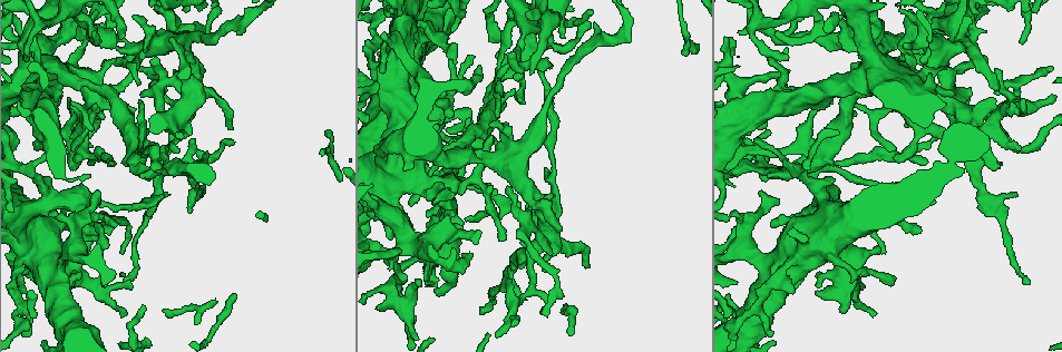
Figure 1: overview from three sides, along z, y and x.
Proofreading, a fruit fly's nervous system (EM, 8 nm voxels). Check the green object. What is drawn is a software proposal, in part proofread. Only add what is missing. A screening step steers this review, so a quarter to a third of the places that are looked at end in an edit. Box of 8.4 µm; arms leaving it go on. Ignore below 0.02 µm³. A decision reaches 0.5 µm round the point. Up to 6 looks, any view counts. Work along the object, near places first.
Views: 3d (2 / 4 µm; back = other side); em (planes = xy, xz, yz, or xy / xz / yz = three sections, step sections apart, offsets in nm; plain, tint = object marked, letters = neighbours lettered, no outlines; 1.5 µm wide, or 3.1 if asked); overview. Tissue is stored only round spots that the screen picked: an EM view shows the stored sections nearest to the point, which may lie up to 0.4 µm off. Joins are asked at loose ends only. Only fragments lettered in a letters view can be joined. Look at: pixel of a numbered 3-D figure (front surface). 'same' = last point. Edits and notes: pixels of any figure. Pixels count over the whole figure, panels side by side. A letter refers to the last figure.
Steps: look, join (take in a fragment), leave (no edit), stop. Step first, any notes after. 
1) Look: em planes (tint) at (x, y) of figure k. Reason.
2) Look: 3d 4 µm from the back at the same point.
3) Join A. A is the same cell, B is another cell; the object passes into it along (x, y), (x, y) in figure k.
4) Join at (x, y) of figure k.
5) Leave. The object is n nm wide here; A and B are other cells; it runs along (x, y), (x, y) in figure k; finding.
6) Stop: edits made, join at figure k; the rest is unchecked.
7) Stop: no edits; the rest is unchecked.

Look: em planes (letters) at (906, 127) of figure 1. Tapers out.

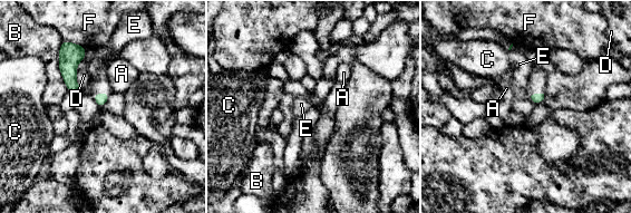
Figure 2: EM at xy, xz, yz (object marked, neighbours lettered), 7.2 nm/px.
Leave. A, B, C, D, E and F are other cells; a border runs along (93, 95), (99, 107) in figure 2; none of them fits.

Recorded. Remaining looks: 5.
Look: em planes (letters) at (501, 240) of figure 1. Thin end.

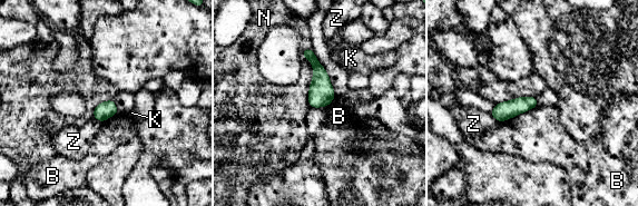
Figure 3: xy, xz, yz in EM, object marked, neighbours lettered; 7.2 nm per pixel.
Leave. B, K, N and Z are other cells; a border runs along (537, 105), (500, 123) in figure 3; no lettered fragment goes on from it.

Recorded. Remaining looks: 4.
Look: 3d 2 µm at (842, 311) of figure 1. Branch stops here.

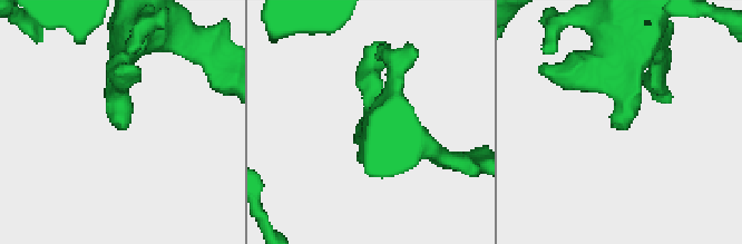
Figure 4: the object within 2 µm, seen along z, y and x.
Look: em planes (letters) at (620, 126) of figure 4. Shape alone is not enough.

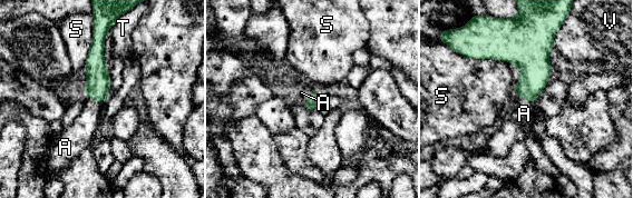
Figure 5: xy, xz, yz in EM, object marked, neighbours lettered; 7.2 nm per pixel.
Join A. A is the same cell, S, T and V are other cells; the object passes into it along (535, 68), (524, 99), (524, 114) in figure 5; it goes on there.

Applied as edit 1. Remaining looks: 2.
Stop: edits made, join at figure 5; the rest is unchecked.

